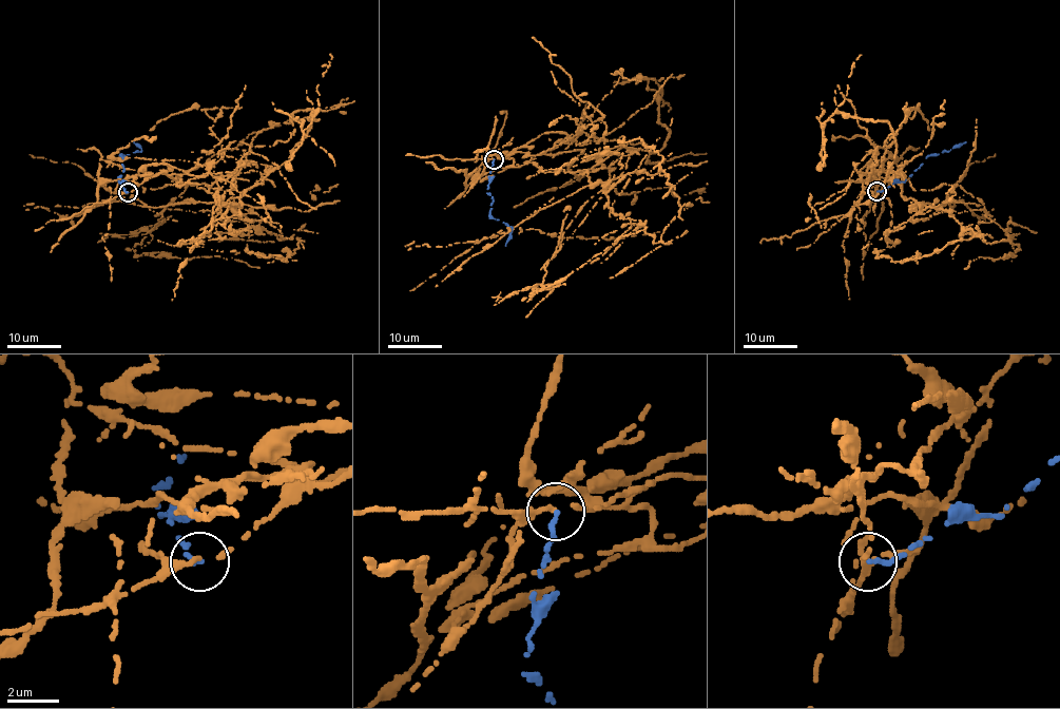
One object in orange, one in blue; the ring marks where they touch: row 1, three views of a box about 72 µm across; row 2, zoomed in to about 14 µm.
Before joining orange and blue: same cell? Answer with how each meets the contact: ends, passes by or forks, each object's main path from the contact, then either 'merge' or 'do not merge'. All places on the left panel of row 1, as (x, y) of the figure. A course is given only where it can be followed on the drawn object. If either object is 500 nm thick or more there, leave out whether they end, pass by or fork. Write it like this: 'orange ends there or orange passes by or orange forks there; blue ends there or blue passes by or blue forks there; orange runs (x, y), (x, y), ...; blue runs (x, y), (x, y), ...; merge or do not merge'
orange ends there; blue ends there; orange runs (128, 192), (162, 173), (216, 194), (245, 219), (172, 206), (128, 250), (137, 255), (215, 255), (258, 268); blue runs (128, 192), (117, 176), (124, 170), (121, 155), (141, 151), (133, 142); do not merge

